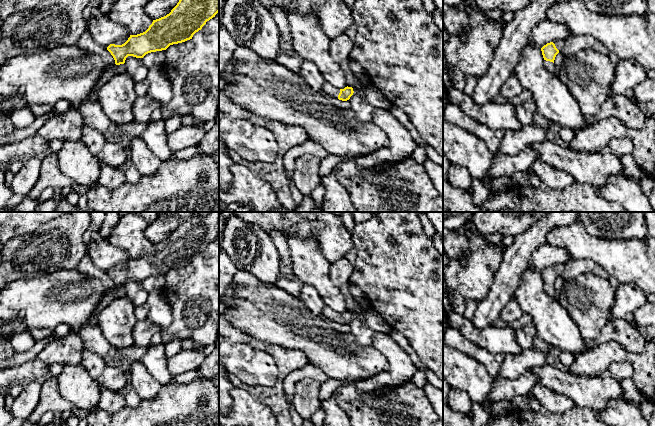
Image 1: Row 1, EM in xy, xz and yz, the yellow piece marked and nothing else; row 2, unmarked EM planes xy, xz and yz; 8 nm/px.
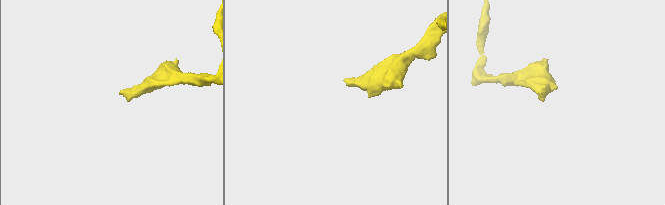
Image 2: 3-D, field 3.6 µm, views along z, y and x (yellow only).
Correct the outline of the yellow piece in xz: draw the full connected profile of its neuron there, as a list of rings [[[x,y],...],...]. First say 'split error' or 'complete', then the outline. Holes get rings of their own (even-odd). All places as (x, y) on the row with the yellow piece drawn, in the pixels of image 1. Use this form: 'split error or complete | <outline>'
split error | [[[324,82],[321,88],[321,92],[327,94],[330,97],[337,98],[342,101],[347,101],[353,95],[354,91],[352,87],[345,87],[344,89],[338,89],[328,82]]]

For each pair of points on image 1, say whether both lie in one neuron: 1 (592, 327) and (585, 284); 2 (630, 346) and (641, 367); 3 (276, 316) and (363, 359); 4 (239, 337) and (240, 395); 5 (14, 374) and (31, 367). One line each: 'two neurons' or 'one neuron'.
1: one neuron
2: two neurons
3: one neuron
4: two neurons
5: one neuron

